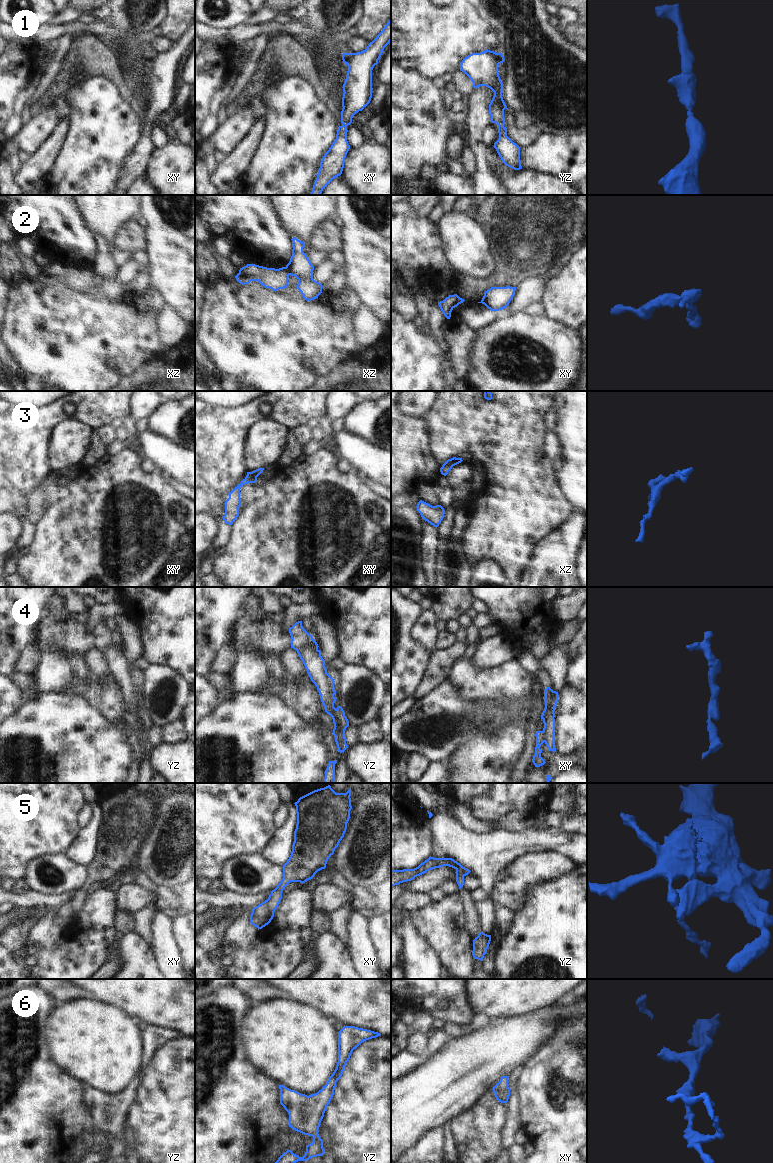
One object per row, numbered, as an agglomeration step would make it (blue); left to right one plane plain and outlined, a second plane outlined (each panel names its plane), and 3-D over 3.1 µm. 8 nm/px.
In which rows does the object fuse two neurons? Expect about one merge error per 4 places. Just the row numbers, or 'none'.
2, 4.

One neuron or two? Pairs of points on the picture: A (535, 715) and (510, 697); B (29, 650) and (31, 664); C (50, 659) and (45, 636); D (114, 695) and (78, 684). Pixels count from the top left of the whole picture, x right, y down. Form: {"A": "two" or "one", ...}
{"A": "two", "B": "one", "C": "two", "D": "one"}

